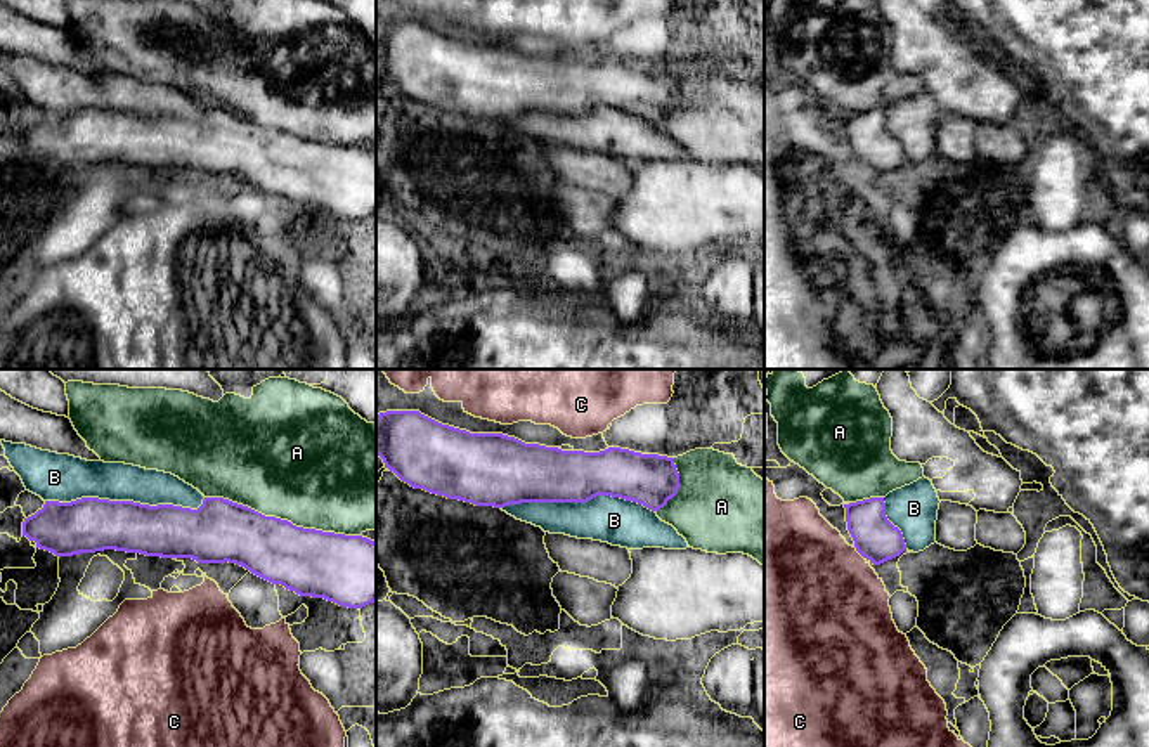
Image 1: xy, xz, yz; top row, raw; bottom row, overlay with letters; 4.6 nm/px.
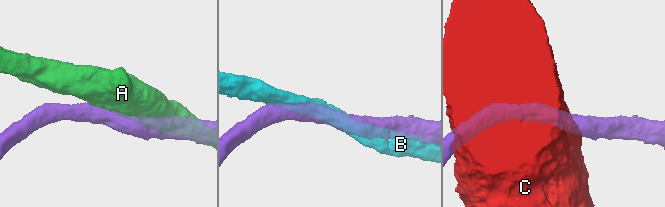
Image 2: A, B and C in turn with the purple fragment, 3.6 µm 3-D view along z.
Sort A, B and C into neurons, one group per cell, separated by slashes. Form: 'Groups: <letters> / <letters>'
Groups: A B / C

